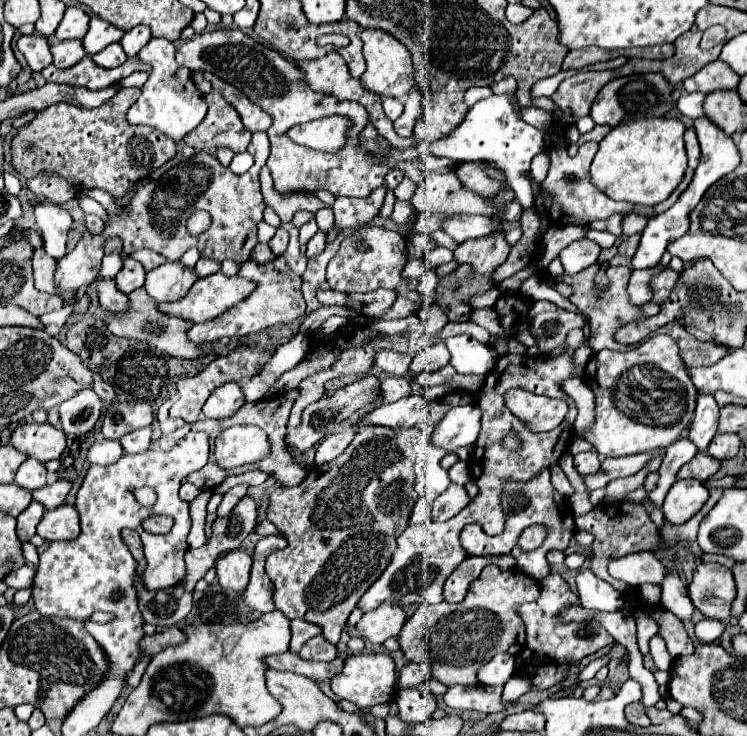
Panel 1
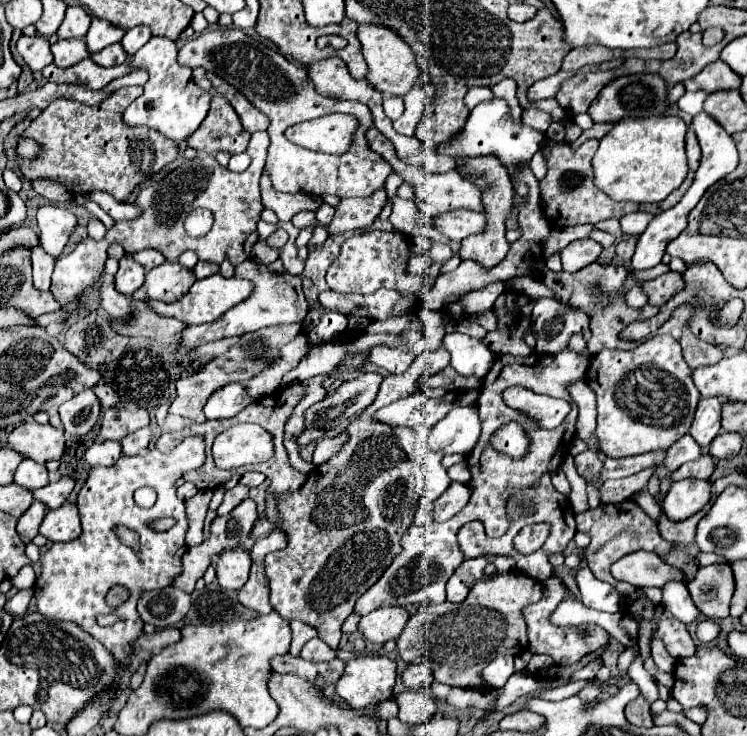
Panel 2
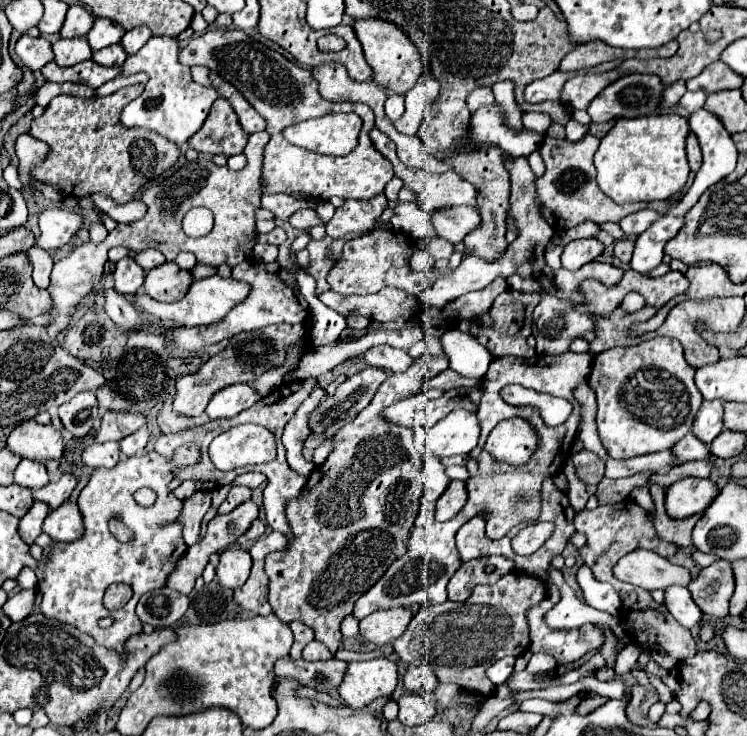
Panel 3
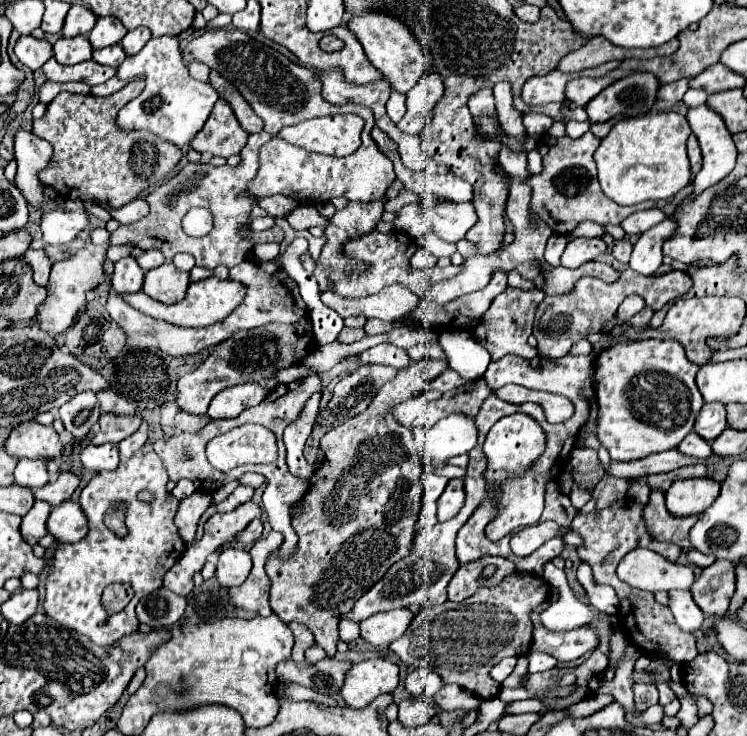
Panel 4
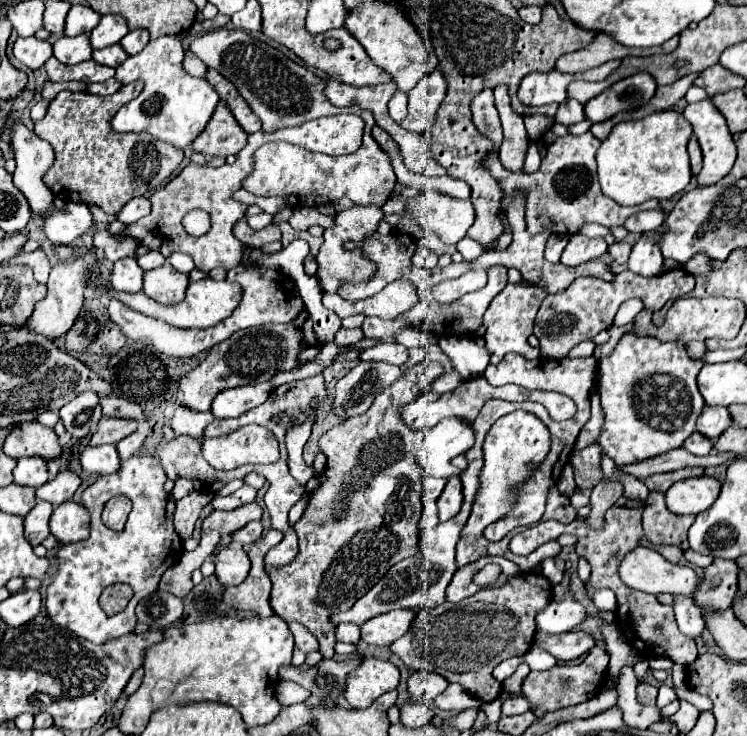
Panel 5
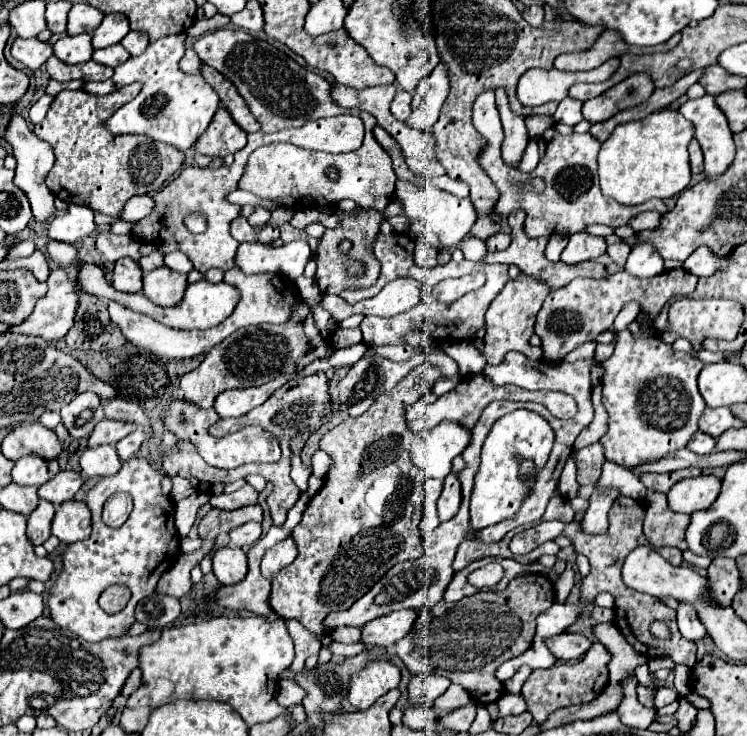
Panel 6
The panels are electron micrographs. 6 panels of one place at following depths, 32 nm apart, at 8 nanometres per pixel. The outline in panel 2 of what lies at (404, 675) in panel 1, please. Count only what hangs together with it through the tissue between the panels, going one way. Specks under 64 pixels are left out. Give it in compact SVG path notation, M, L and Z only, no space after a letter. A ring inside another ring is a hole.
M410 664L402 674L402 682L408 690L428 688L432 682L432 668L428 668L428 664Z

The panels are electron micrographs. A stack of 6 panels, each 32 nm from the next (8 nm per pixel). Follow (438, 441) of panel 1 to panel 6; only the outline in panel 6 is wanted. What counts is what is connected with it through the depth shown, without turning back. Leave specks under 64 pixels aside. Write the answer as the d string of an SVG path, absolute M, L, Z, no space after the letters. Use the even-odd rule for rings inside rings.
M444 422L422 434L412 450L412 460L432 478L446 478L452 472L452 458L462 454L470 442L470 432L460 424Z

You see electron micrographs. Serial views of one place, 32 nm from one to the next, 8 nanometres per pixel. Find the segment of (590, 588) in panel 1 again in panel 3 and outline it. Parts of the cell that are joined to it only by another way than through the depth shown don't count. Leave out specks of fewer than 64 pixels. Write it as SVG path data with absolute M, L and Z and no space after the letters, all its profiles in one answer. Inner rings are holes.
M582 564L576 573L576 580L582 590L584 590L584 600L588 606L596 610L604 610L608 614L618 614L620 612L620 598L618 592L610 584L598 582L592 574L592 570Z

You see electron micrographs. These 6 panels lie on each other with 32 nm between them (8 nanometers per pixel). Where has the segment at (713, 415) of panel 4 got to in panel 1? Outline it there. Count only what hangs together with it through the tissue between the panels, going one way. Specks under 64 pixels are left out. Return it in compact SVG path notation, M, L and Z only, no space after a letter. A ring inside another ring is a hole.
M698 394L696 400L696 412L694 422L690 426L690 440L700 448L700 452L706 452L708 444L718 432L718 418L720 418L720 406L714 400L714 396Z

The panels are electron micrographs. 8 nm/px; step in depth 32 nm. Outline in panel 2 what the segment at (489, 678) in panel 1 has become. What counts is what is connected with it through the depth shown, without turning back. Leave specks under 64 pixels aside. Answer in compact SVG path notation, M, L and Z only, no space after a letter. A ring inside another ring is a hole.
M498 656L498 660L492 660L486 668L484 668L484 680L492 686L492 688L500 688L506 684L506 680L514 674L514 658L508 656Z

